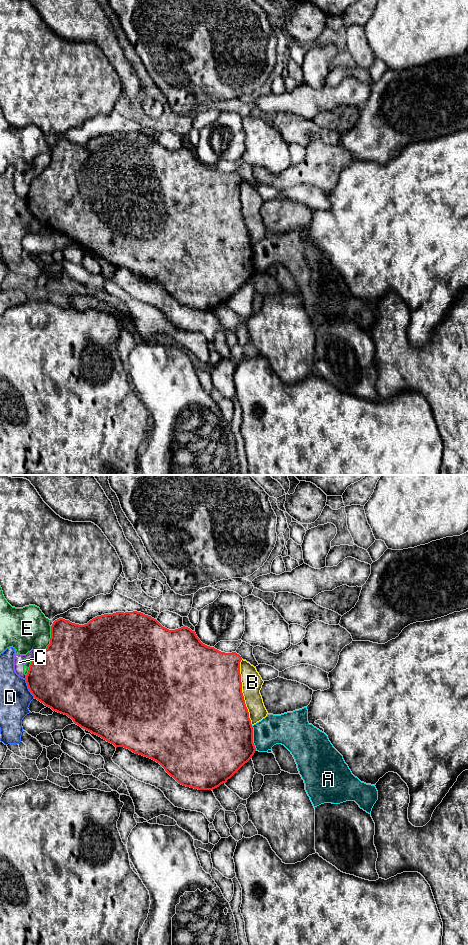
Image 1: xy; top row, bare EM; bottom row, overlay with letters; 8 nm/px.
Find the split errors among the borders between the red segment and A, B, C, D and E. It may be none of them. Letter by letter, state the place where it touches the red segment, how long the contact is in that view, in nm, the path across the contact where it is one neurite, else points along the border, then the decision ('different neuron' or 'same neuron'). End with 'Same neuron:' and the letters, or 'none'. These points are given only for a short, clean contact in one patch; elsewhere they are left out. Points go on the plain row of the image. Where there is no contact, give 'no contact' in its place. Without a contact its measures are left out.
A: contact xy (252, 257); length 200 nm; border xy (251, 245), (252, 262), (256, 269); different neuron
B: contact xy (241, 212); length 550 nm; different neuron
C: contact xy (35, 177); length 110 nm; border xy (40, 173), (31, 182); different neuron
D: contact xy (28, 208); length 170 nm; different neuron
E: contact xy (50, 160); length 240 nm; different neuron
Same neuron: none

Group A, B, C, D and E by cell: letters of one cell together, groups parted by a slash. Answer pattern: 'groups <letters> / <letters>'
groups A / B / C E / D

